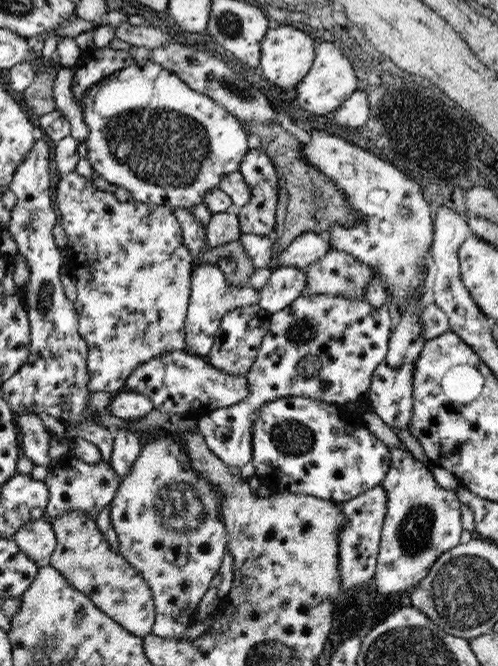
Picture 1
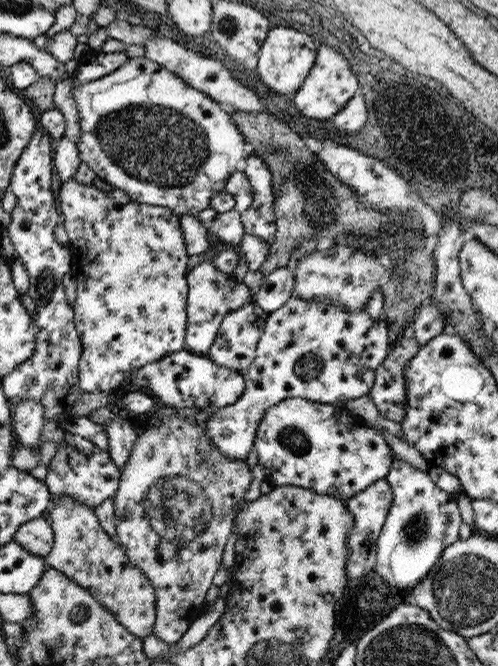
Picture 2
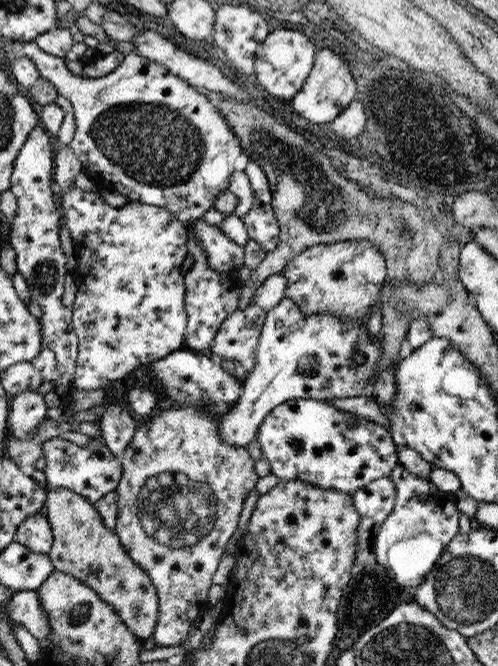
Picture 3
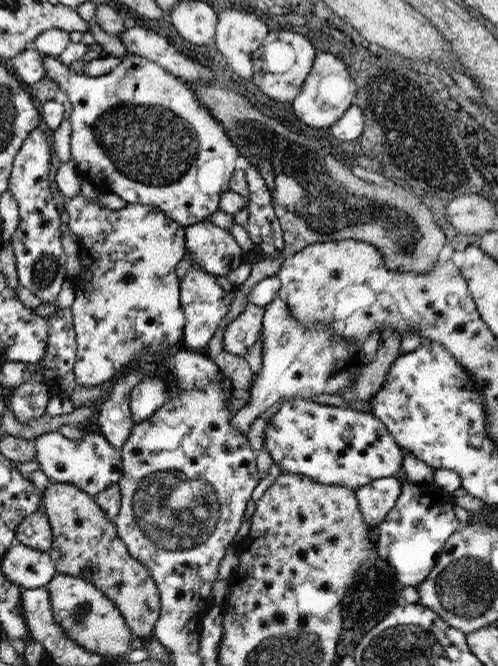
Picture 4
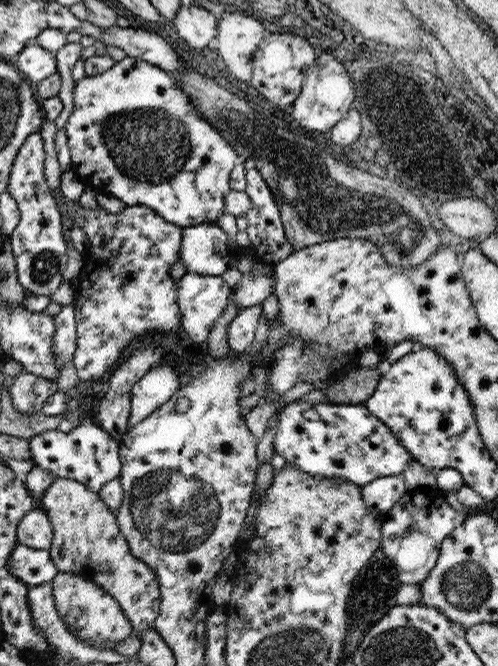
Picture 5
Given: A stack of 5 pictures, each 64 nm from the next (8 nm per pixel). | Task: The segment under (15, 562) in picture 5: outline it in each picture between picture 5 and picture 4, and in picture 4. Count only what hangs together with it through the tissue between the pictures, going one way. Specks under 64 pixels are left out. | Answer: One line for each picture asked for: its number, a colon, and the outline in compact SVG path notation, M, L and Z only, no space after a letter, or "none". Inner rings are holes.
4: M19 544L11 546L3 556L1 572L11 584L23 590L43 588L57 574L49 552L37 552Z

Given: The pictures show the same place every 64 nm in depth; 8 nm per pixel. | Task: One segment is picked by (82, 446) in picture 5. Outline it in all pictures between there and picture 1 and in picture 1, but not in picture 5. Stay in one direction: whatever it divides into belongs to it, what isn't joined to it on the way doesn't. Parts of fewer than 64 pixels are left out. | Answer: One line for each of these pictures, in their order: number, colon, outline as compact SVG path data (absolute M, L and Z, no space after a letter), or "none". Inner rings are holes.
1: M69 452L67 456L61 456L61 458L53 460L53 466L47 470L47 478L43 482L49 488L49 504L47 504L47 512L45 512L47 520L53 520L53 518L61 516L69 508L85 512L95 520L97 514L107 504L113 502L113 496L115 496L115 492L119 488L121 478L103 460L99 464L85 464L83 460L73 458L71 452Z
2: M61 442L57 454L51 458L49 466L45 468L47 468L47 476L43 480L53 498L61 498L65 494L65 496L71 496L71 500L75 502L87 504L91 510L95 510L97 504L105 502L107 498L113 498L121 480L121 470L115 466L109 452L103 452L97 446L93 454L83 454L75 446Z
3: M53 438L43 442L41 452L45 456L45 480L47 488L67 488L83 498L87 498L91 504L95 504L99 498L103 498L107 492L113 492L119 486L121 480L121 458L113 456L109 448L103 442L89 440L85 446L77 446L73 442L67 442L63 438Z
4: M81 430L81 438L65 438L57 432L47 432L35 440L37 456L35 460L41 464L41 472L49 478L51 484L67 482L79 486L89 496L97 496L99 492L107 490L121 478L121 452L109 446L103 434Z

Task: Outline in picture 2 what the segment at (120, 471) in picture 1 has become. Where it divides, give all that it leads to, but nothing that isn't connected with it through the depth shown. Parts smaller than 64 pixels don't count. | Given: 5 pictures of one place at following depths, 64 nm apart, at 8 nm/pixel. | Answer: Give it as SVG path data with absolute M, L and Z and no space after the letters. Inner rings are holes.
M123 412L117 416L113 414L113 420L107 426L103 426L103 430L107 432L107 438L109 438L107 452L109 452L111 460L115 462L115 466L119 470L123 470L129 460L129 454L137 442L137 434L131 428L131 424Z

